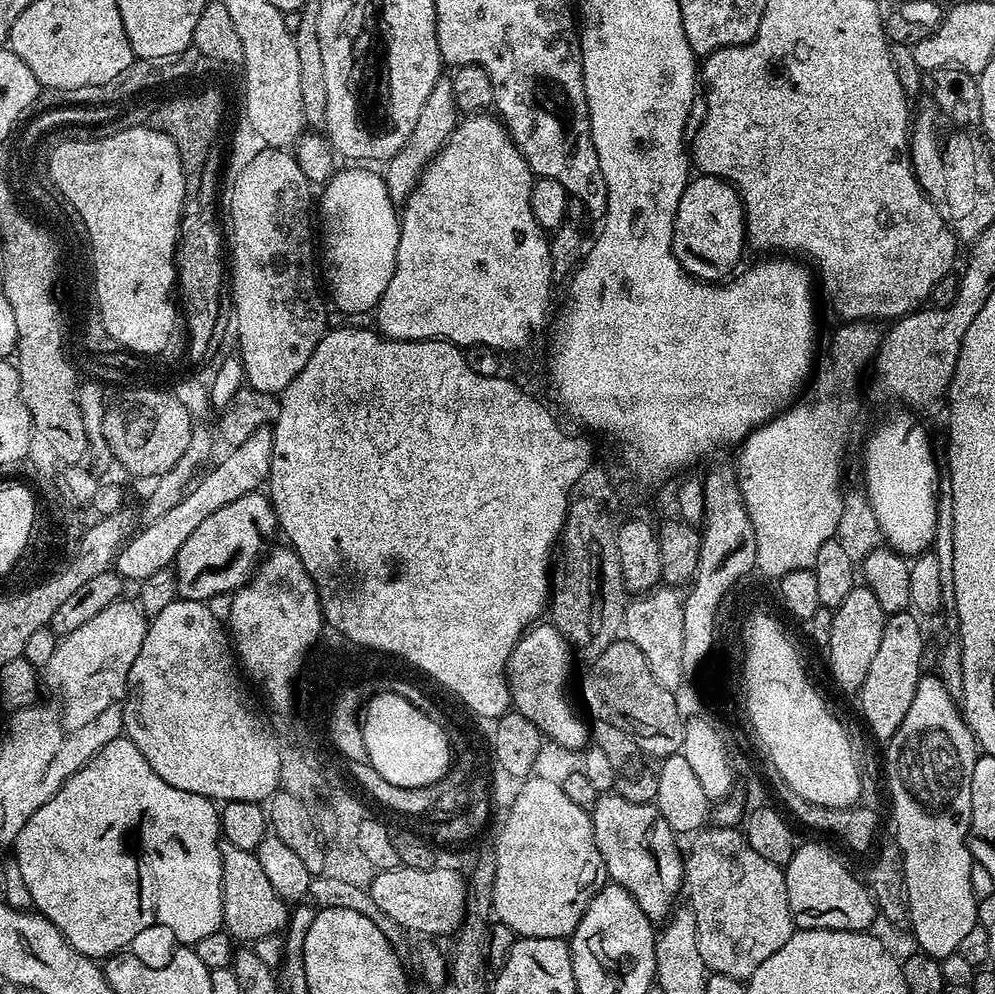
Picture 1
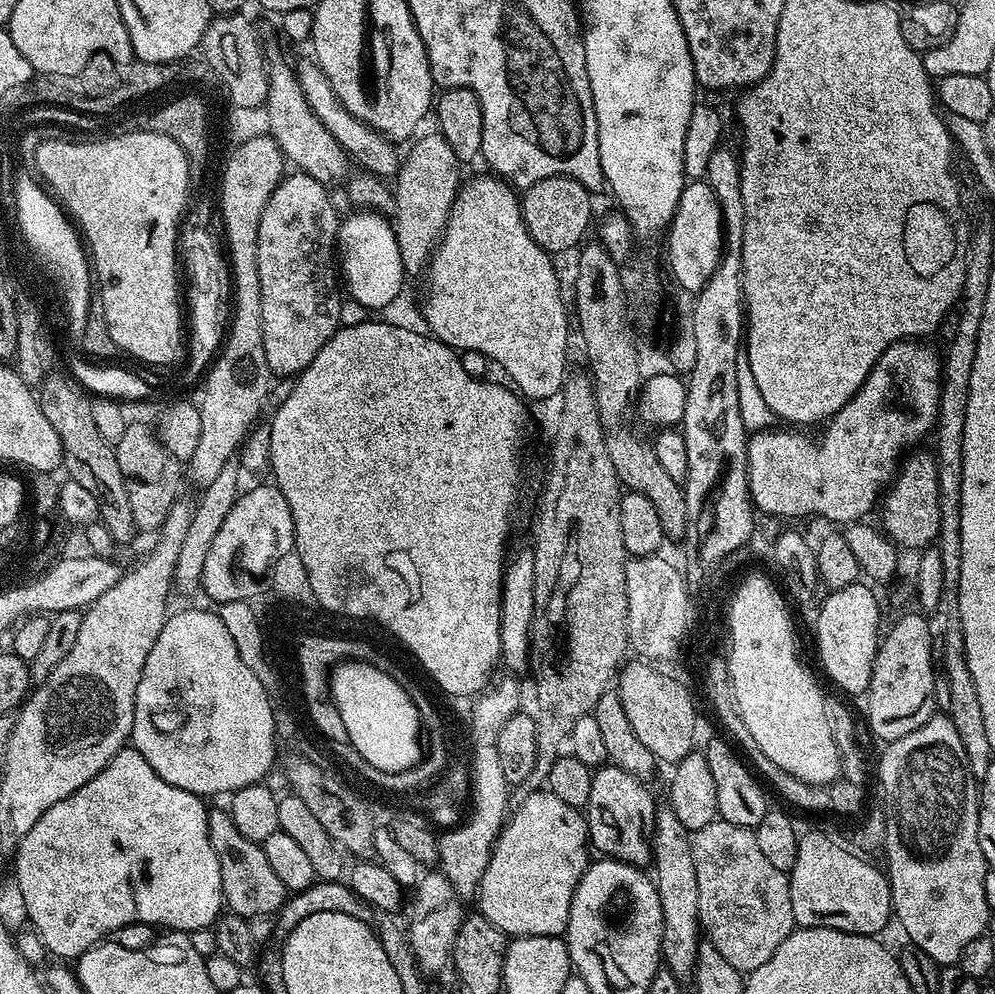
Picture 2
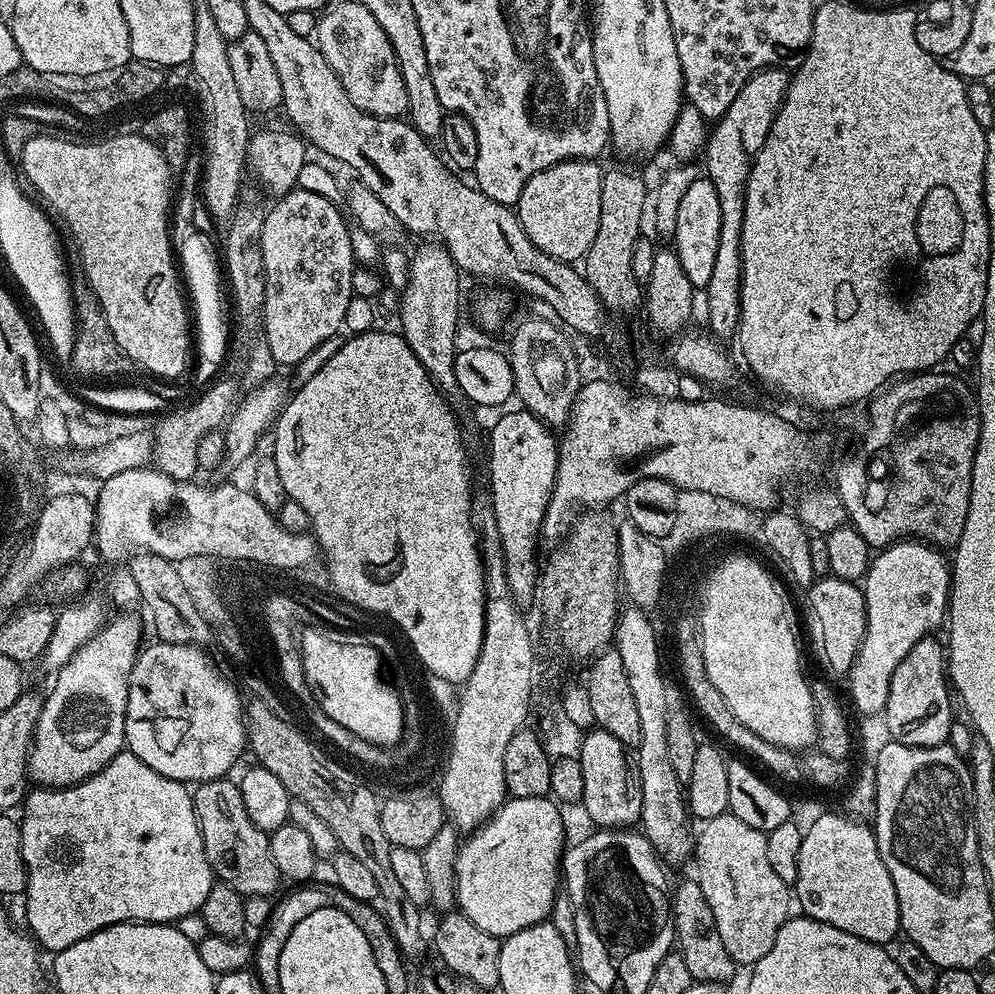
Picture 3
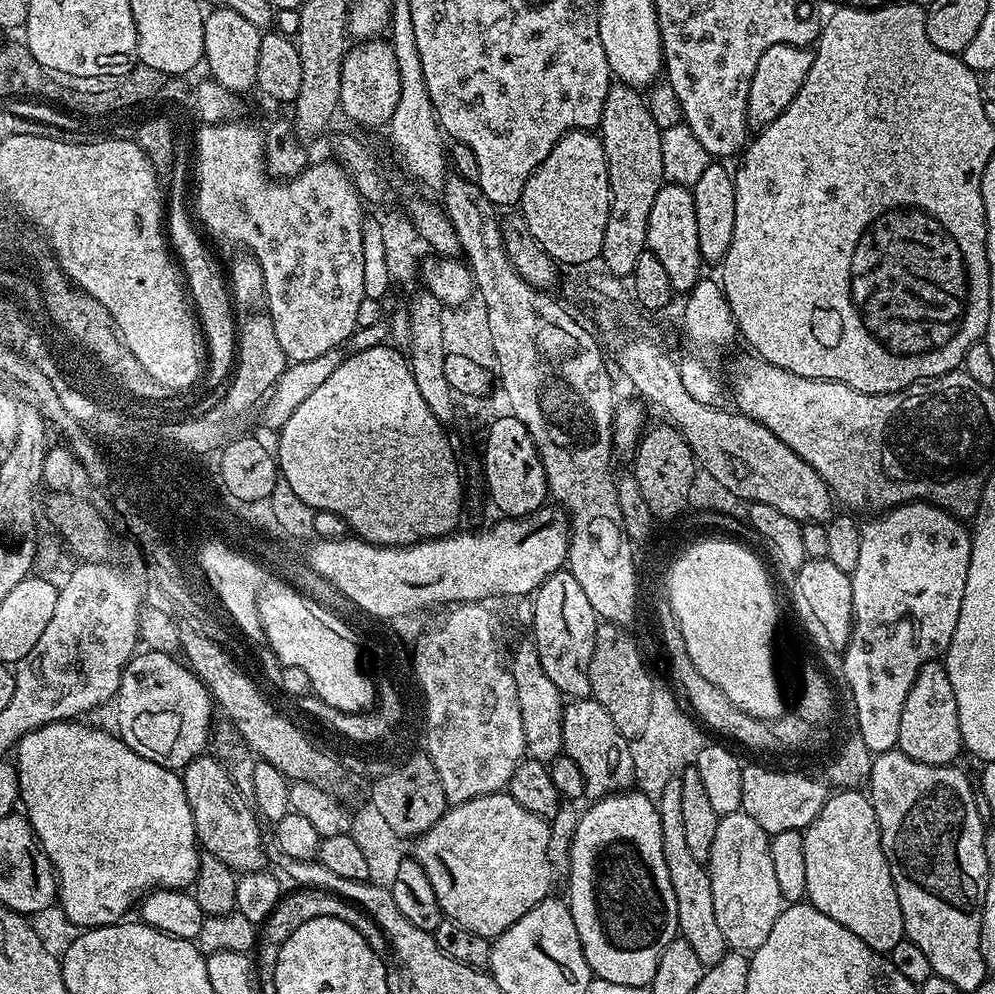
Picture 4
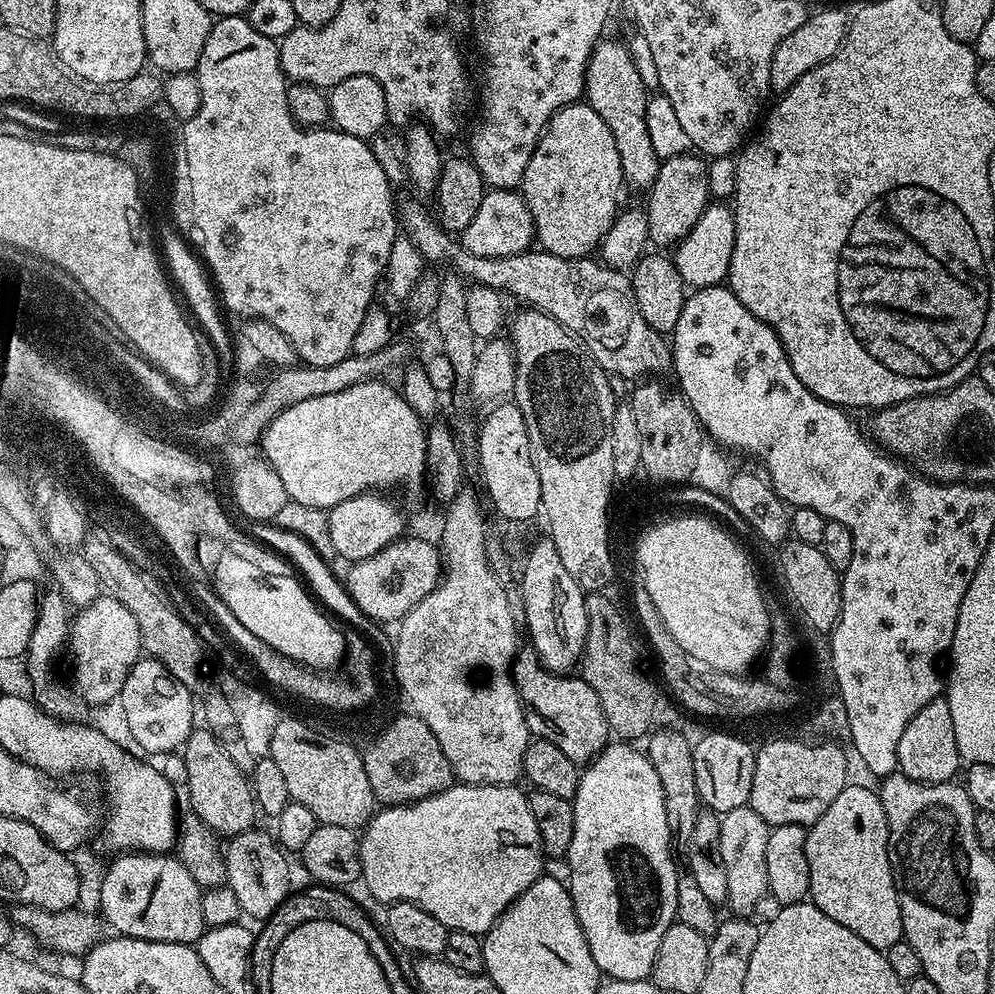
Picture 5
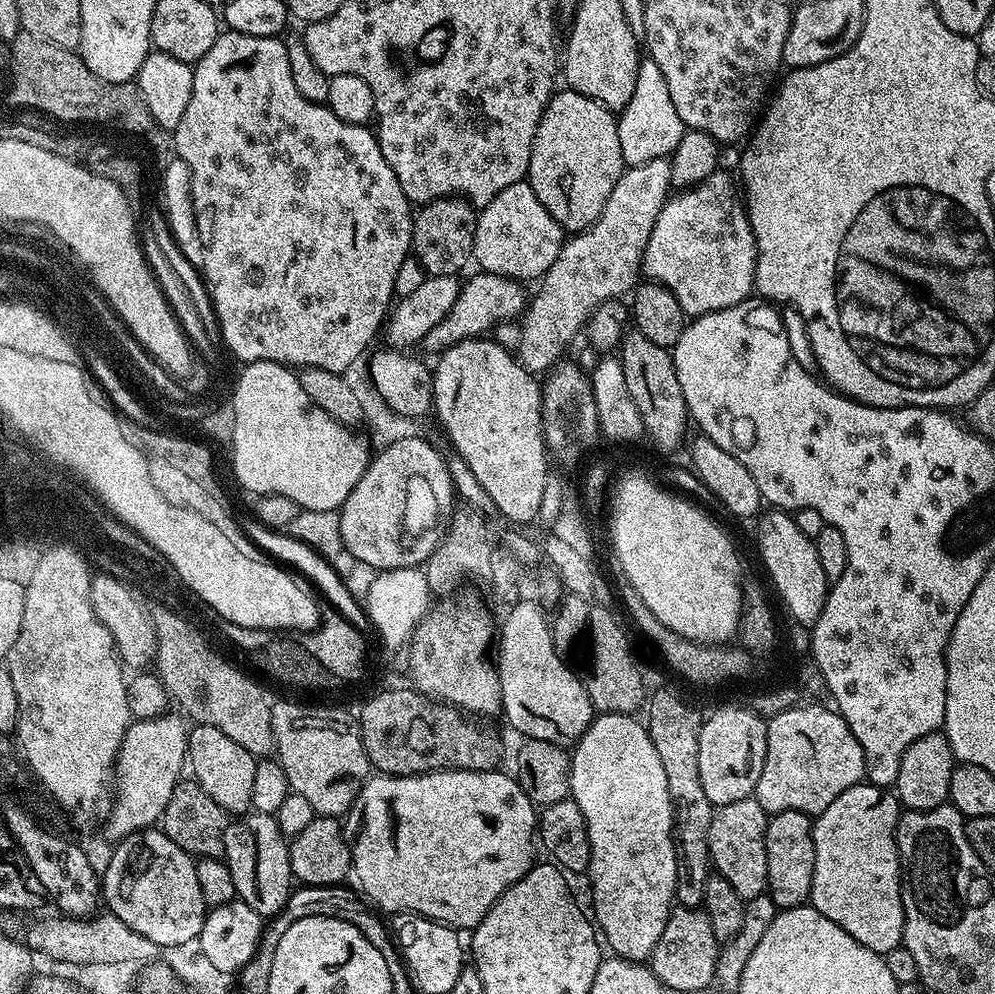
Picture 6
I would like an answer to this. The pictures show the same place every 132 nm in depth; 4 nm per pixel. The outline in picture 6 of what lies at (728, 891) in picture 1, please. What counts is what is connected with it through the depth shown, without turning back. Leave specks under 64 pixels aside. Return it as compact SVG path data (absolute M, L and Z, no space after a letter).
M754 798L742 802L721 804L712 813L710 834L708 835L708 859L711 867L715 869L718 875L726 878L726 882L730 882L730 886L734 886L734 890L738 890L738 894L744 900L765 895L768 887L768 871L766 870L766 826L768 825L768 818L769 813L764 812L760 803Z

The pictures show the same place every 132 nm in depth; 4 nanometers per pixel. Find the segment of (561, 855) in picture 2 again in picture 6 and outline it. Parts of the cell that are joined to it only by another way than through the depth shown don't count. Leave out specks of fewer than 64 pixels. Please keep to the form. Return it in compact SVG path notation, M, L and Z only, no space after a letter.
M504 770L427 772L421 776L372 774L343 817L342 827L352 850L354 880L356 876L359 891L381 913L417 912L439 924L471 930L486 918L505 890L532 869L538 812L515 775L507 776Z

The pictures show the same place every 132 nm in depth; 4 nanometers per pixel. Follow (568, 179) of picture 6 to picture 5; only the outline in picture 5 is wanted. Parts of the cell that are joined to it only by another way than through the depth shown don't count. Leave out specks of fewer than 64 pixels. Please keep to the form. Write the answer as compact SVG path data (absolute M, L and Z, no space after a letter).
M587 102L559 108L549 118L524 171L522 195L534 222L535 243L543 251L567 260L578 260L595 253L600 247L600 241L616 221L621 207L620 188L623 184L622 158L618 158L618 146L614 142L614 134L610 134L610 126L602 122L602 118Z

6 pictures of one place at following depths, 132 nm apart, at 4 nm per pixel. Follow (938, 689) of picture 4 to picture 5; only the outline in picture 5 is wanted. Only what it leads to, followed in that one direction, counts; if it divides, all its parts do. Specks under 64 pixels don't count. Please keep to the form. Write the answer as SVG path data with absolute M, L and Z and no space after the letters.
M937 698L926 702L914 718L902 730L902 738L898 742L898 758L896 766L906 778L923 784L947 784L959 768L962 768L958 738L954 738L954 718L950 718L950 706L947 699Z

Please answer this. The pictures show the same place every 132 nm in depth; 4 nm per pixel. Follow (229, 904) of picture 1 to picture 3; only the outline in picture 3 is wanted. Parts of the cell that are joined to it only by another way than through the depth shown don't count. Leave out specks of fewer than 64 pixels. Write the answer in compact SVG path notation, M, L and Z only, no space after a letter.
M232 778L205 780L197 783L191 789L191 794L194 814L202 834L202 846L215 879L238 890L238 894L245 898L271 897L271 892L282 884L282 877L278 866L274 866L274 854L270 854L269 833L258 830L258 826L254 826L246 814L239 783Z

